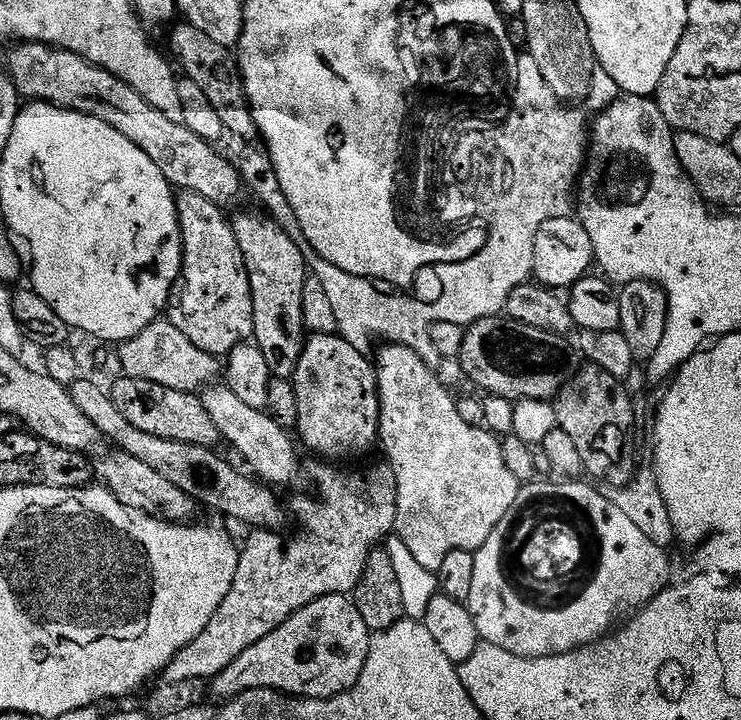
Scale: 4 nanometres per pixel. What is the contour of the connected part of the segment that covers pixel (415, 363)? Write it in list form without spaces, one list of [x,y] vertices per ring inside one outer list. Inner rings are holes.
[[[385,343],[380,353],[377,351],[374,356],[376,365],[376,381],[378,382],[378,394],[380,395],[380,434],[378,437],[379,447],[384,447],[386,462],[394,470],[394,478],[396,479],[396,526],[395,535],[400,536],[401,540],[406,542],[407,549],[414,554],[419,565],[424,566],[426,570],[435,572],[442,566],[446,554],[450,554],[450,550],[466,550],[467,552],[475,552],[481,548],[486,542],[486,538],[490,538],[490,534],[494,534],[494,530],[498,526],[498,522],[506,516],[506,512],[510,510],[510,506],[514,504],[514,500],[518,498],[518,494],[522,487],[522,482],[518,478],[514,478],[514,474],[510,474],[506,462],[502,458],[502,443],[497,437],[485,427],[476,427],[461,419],[456,409],[455,395],[448,393],[448,388],[439,380],[437,373],[422,360],[412,349],[408,349],[404,345]]]

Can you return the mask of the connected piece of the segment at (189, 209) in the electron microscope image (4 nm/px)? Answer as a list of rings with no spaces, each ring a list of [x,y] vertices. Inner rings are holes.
[[[177,191],[176,209],[182,230],[184,267],[178,299],[170,308],[170,319],[178,330],[182,330],[182,334],[186,334],[186,338],[190,338],[190,342],[194,342],[194,346],[198,346],[198,350],[224,358],[239,344],[249,343],[253,339],[254,302],[242,250],[238,246],[231,219],[227,215],[224,217],[225,209],[210,202],[210,198]]]

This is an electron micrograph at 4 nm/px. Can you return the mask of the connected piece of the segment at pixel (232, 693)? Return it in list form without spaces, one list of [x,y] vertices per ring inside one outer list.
[[[323,596],[286,618],[262,642],[238,654],[222,674],[212,677],[210,687],[220,702],[263,688],[306,700],[328,700],[349,692],[358,682],[366,666],[369,639],[366,622],[348,596]]]

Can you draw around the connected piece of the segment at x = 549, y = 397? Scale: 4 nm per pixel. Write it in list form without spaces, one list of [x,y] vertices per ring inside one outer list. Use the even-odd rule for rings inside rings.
[[[503,315],[482,318],[464,329],[458,367],[481,388],[481,393],[489,396],[501,396],[513,402],[552,402],[573,371],[572,352],[564,340],[567,339],[563,335],[538,330]]]

